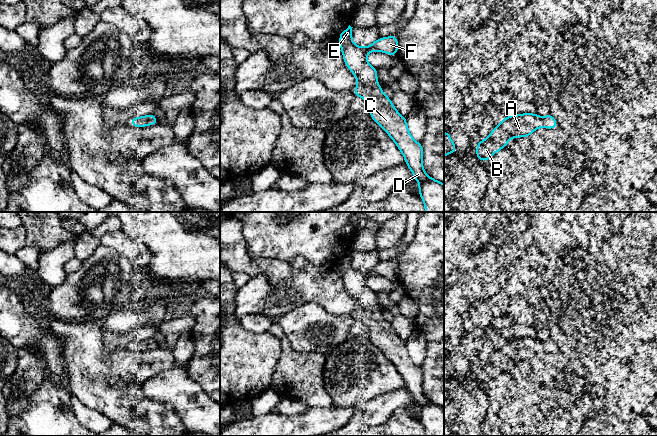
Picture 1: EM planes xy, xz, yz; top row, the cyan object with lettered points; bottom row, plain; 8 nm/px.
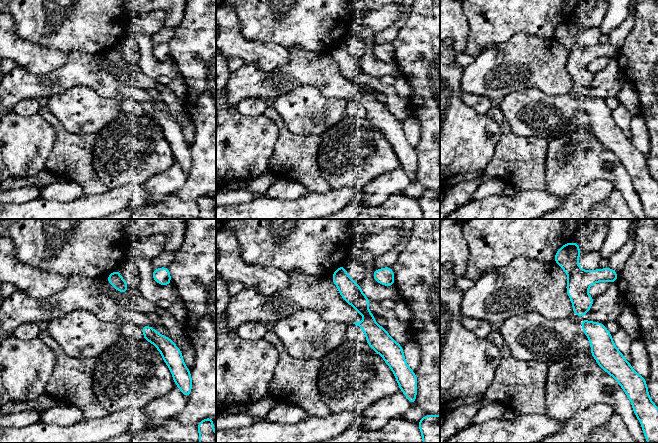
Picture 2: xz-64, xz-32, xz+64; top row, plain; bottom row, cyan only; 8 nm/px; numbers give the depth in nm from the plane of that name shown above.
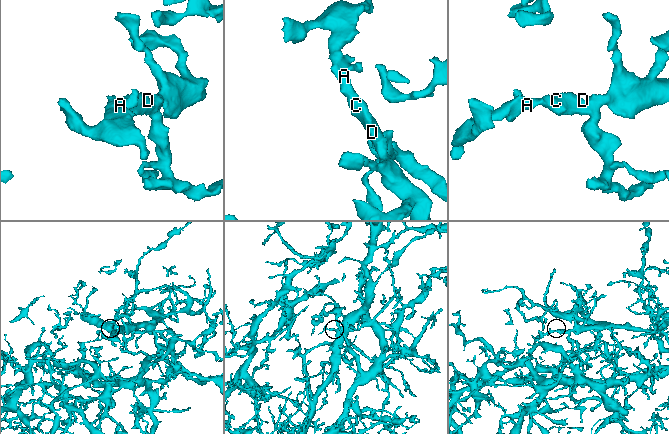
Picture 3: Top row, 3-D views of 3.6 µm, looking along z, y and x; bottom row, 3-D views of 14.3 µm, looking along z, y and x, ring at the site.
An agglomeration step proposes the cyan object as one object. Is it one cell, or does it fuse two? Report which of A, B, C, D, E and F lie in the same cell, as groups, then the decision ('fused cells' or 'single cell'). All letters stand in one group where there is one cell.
A B C D E F | single cell

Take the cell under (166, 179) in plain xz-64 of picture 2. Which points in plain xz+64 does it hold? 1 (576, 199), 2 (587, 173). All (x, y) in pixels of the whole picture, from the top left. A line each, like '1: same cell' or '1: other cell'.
1: same cell
2: other cell

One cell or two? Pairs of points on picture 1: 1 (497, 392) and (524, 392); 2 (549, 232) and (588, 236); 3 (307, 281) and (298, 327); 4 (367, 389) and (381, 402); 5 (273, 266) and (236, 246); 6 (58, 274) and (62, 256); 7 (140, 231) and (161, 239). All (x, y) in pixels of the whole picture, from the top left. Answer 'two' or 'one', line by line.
1: two
2: one
3: two
4: two
5: one
6: one
7: one

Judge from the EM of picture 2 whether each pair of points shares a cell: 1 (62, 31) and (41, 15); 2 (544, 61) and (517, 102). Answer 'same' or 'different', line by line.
1: same
2: different

